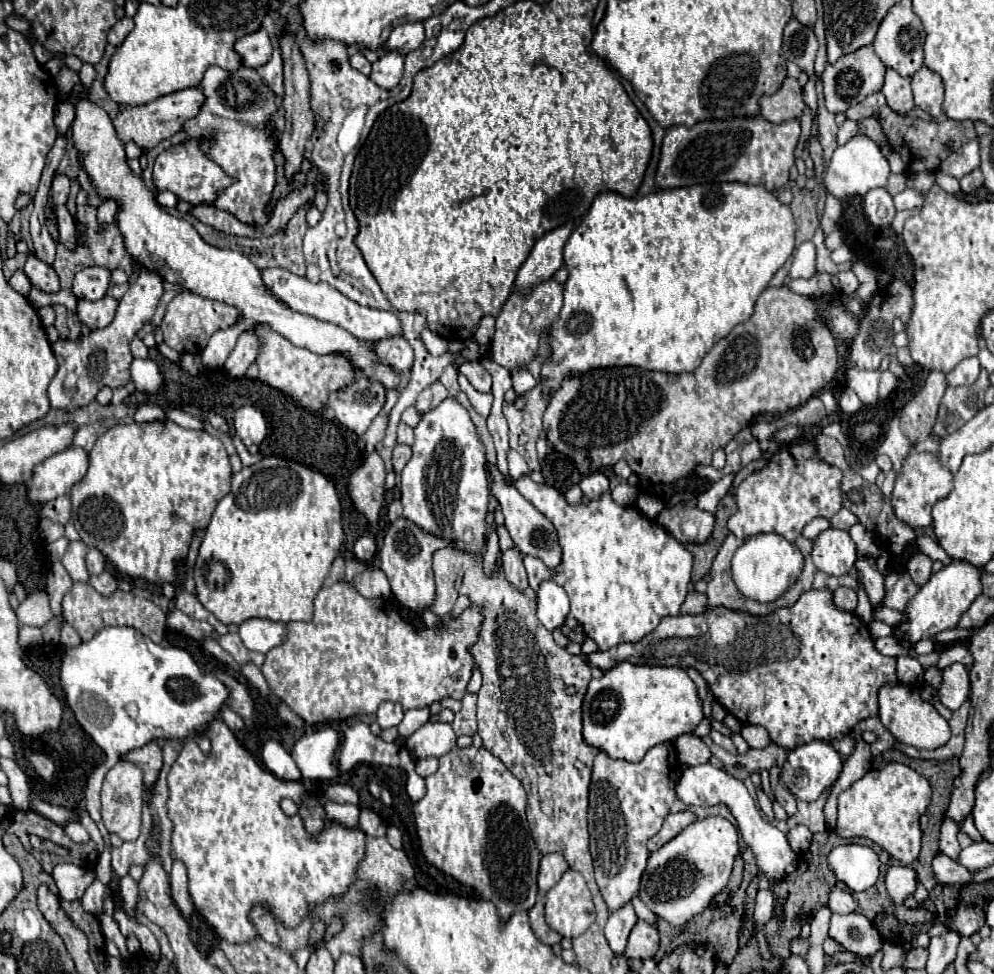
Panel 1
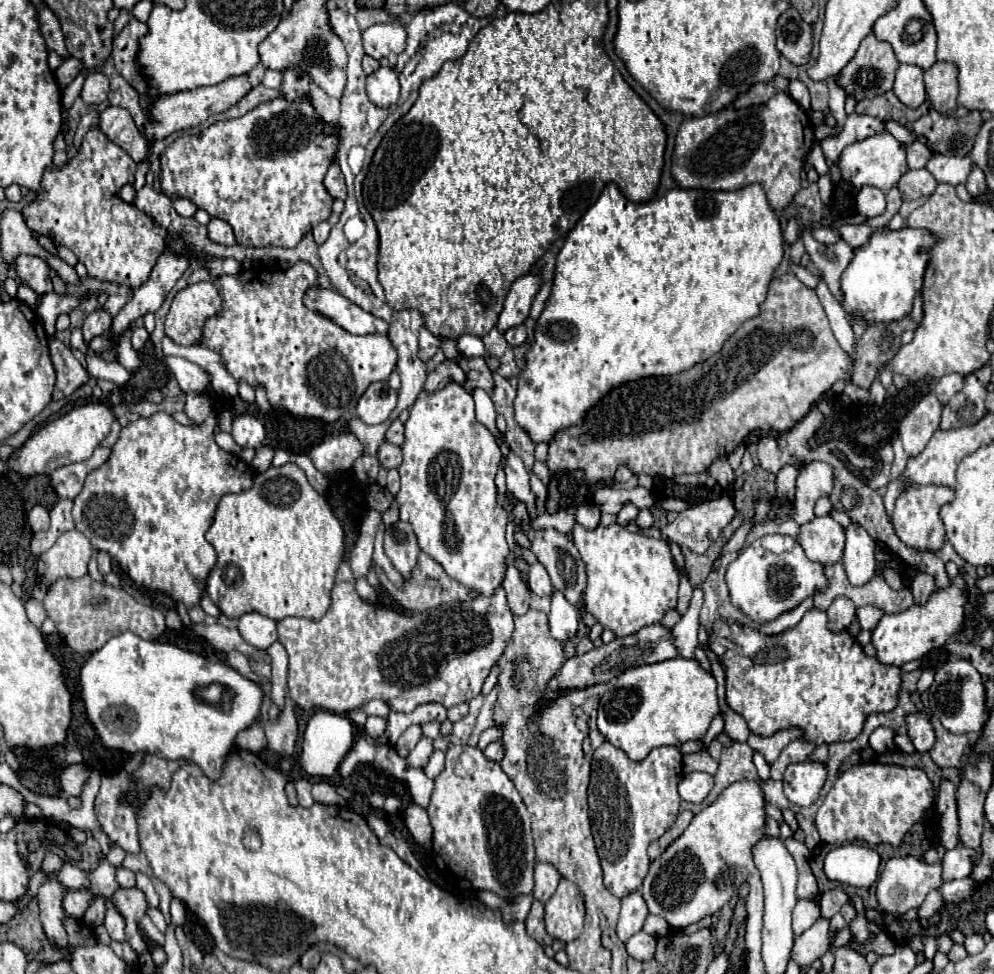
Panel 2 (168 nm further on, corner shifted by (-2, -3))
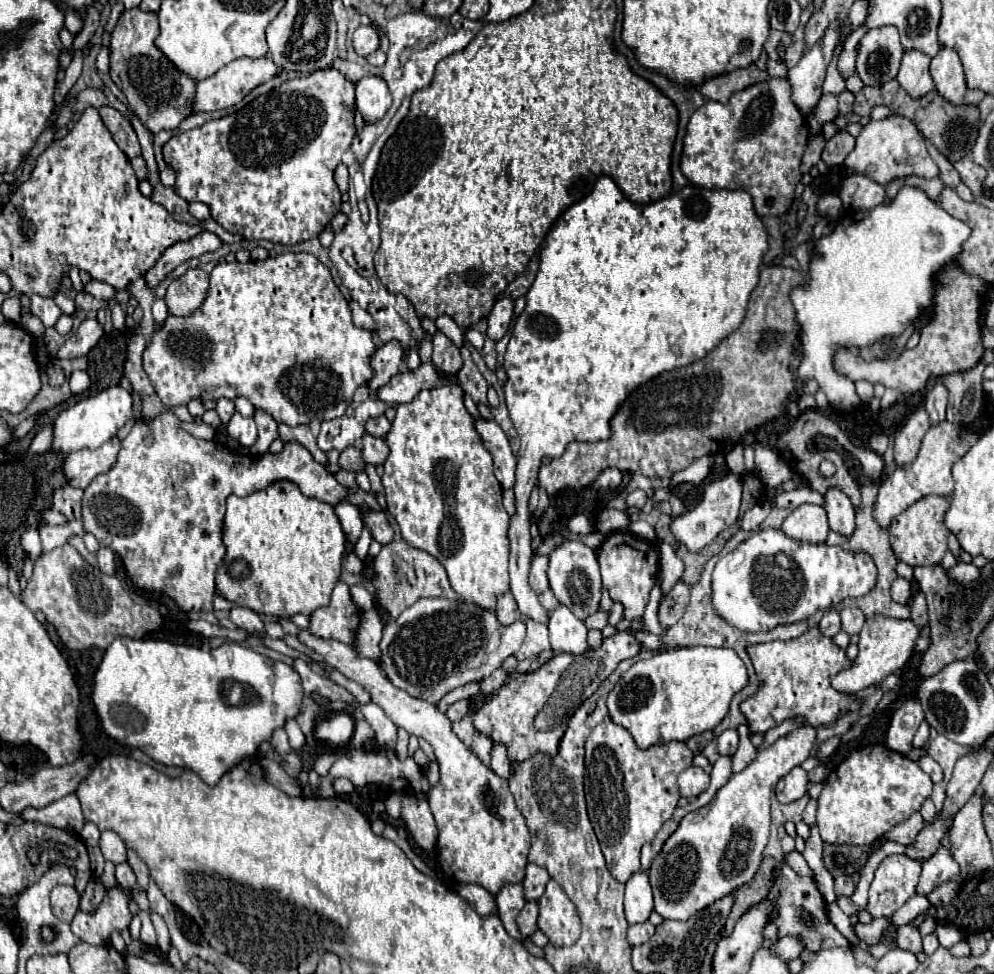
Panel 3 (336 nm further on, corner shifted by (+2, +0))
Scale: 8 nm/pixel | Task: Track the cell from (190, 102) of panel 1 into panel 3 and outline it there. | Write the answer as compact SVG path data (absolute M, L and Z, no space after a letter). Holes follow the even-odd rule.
M241 57L235 59L231 63L227 63L225 67L221 67L215 75L211 75L209 79L203 79L197 83L197 95L195 95L195 113L199 111L217 111L217 109L227 109L233 107L235 103L239 103L247 93L251 93L255 87L259 87L261 83L273 79L275 75L279 75L281 69L279 65L275 65L271 61L271 57L259 57L259 59L251 59L251 57Z

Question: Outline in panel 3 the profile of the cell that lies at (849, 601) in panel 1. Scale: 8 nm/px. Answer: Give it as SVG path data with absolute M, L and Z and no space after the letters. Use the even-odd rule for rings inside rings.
M835 609L827 611L823 615L823 619L819 621L819 631L825 635L825 637L833 637L835 633L841 631L841 619L839 619L839 613Z

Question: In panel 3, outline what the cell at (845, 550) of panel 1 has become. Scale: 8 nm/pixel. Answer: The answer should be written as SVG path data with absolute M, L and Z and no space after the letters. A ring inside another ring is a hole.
M805 503L787 515L779 529L795 541L821 543L827 539L827 533L829 533L827 513L821 505Z

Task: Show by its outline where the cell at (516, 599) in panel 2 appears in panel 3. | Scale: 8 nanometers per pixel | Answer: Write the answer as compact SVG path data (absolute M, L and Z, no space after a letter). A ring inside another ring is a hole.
M505 593L505 595L497 597L497 609L495 609L495 613L497 613L497 619L499 619L501 625L511 625L511 623L515 623L515 621L521 619L521 613L519 613L519 609L517 609L515 599L513 599L511 593Z

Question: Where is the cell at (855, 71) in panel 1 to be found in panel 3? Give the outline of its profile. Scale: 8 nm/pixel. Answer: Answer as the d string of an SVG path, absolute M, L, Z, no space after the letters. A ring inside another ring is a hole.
M893 25L877 27L865 33L861 39L861 51L857 55L857 73L865 85L879 85L897 77L903 45Z

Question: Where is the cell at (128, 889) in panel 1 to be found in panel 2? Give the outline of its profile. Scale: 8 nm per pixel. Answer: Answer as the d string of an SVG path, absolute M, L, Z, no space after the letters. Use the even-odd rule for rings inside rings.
M119 868L117 870L117 882L121 888L133 888L135 886L135 874L127 868Z

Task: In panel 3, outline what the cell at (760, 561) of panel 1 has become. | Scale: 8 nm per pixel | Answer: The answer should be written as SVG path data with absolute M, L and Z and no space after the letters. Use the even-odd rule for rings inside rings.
M761 529L715 565L711 603L715 613L735 629L767 633L777 625L805 621L845 597L863 597L875 585L877 567L863 551L845 551L841 545L827 543L801 543L779 529Z

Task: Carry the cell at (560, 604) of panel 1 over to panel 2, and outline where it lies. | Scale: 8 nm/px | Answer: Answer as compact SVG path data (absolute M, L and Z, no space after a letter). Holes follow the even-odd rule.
M553 592L551 596L551 612L549 612L549 630L551 636L559 642L567 642L577 634L577 612L567 602L567 598L561 592Z

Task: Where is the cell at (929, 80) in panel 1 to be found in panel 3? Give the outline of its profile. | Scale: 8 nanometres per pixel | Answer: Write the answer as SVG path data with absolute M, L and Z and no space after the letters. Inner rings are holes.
M941 47L939 53L931 61L931 77L935 81L937 91L951 103L965 103L965 95L969 87L965 83L965 73L959 55L951 47Z

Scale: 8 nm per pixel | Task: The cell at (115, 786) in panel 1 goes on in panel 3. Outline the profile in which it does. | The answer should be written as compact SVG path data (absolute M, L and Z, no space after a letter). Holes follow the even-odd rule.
M127 849L127 863L133 867L133 871L137 875L137 887L147 891L147 885L149 885L149 869L147 869L147 865L131 849Z

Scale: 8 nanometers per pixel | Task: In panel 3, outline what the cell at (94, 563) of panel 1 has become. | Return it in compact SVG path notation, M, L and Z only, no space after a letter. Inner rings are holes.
M101 547L97 553L97 561L99 561L99 569L107 575L115 573L115 553L109 547Z

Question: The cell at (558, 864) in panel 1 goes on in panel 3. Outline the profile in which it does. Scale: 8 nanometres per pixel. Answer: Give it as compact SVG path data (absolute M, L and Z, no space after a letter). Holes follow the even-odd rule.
M529 863L527 873L525 873L525 881L523 881L525 901L537 901L543 895L547 881L549 881L549 873L543 867Z

